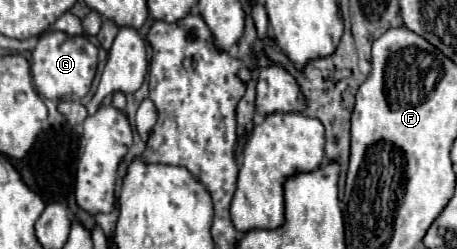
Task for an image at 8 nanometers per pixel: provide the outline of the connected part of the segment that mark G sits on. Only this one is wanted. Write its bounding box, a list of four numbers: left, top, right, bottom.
[31,32,97,100]

